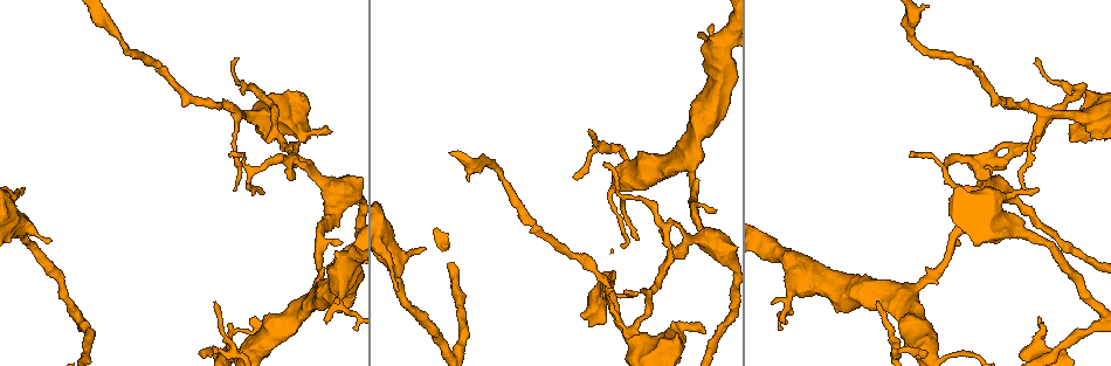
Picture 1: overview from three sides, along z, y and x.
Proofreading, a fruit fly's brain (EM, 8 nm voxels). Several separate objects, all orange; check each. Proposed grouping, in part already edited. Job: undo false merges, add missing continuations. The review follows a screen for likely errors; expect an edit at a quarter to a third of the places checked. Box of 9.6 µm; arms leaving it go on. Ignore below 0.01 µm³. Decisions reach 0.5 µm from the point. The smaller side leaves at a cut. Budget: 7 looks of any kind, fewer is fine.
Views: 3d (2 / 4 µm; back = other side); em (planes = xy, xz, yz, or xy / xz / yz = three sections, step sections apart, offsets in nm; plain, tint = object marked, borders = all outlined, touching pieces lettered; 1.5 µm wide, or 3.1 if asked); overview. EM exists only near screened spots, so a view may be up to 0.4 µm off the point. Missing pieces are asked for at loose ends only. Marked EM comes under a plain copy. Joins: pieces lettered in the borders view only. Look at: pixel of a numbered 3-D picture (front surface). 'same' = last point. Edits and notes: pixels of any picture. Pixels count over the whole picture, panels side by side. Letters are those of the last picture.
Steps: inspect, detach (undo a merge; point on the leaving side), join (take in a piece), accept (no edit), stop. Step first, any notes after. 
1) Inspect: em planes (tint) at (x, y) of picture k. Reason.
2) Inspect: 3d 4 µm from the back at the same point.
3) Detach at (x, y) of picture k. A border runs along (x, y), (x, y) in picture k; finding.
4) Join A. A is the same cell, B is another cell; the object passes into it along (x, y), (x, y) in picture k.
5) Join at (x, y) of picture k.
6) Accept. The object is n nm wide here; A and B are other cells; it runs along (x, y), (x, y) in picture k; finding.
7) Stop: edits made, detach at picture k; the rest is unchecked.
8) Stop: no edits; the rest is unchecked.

Inspect: em yz step 8 (tint) at (605, 163) of picture 1. An open end.

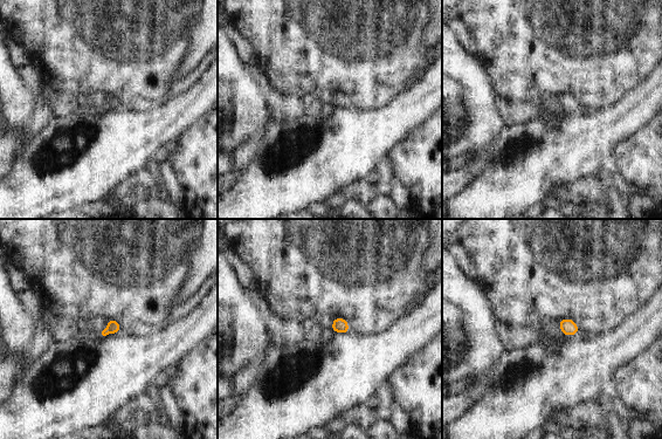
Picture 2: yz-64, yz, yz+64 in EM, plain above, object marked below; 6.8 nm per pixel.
Inspect: em yz step 8 (borders) at the same point. What lies round it.

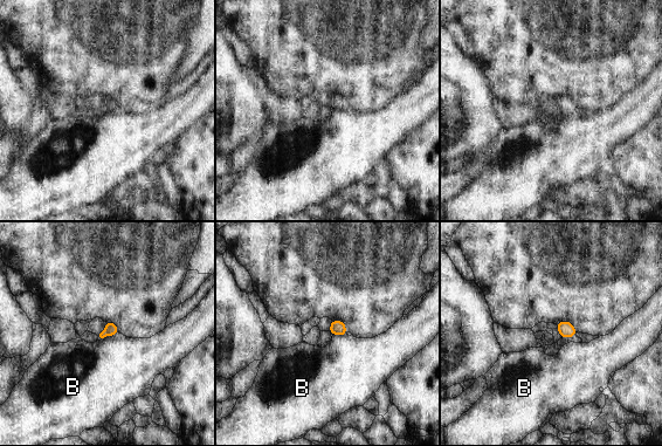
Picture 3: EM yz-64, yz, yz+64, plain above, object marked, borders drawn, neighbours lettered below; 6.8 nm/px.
Accept. The longest contact is with B, 130 nm; B is another cell; no lettered piece goes on from it.

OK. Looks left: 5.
Inspect: 3d 4 µm at (302, 95) of picture 1. Stops while still wide.

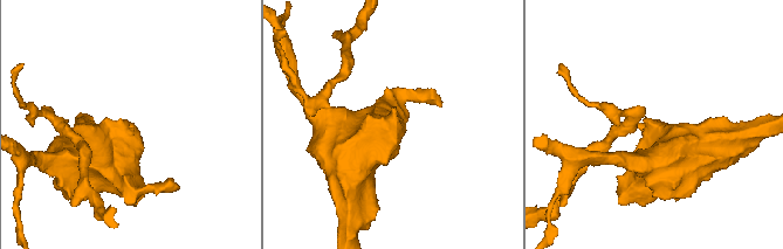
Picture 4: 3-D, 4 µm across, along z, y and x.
Inspect: em planes (borders) at (131, 127) of picture 4.

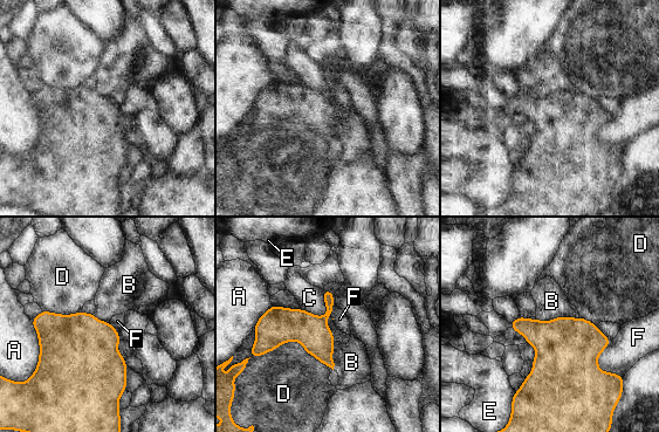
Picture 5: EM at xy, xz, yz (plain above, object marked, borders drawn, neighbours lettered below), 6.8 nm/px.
Accept. The longest contact is with D, 550 nm; A, B, C, D, E and F are other cells; a border runs along (324, 317), (333, 334), (334, 369) in picture 5; none of them fits.

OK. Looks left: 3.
Inspect: em planes (borders) at (396, 291) of picture 1. Thin end.

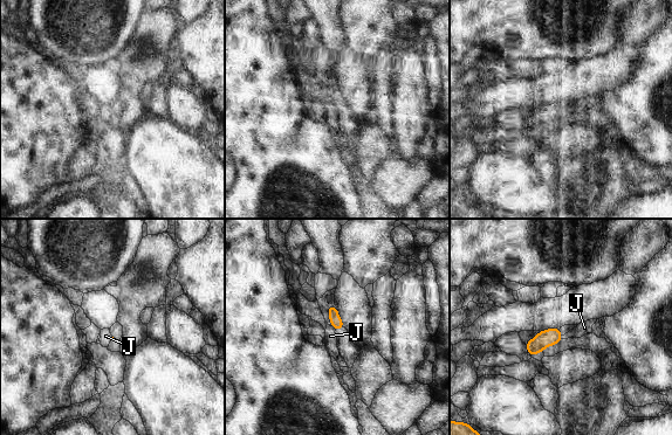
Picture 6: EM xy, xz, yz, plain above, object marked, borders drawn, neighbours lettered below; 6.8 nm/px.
Accept. J is another cell; a border runs along (331, 325), (335, 330) in picture 6; none of them fits.

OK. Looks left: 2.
Stop: no edits; the rest is unchecked.

